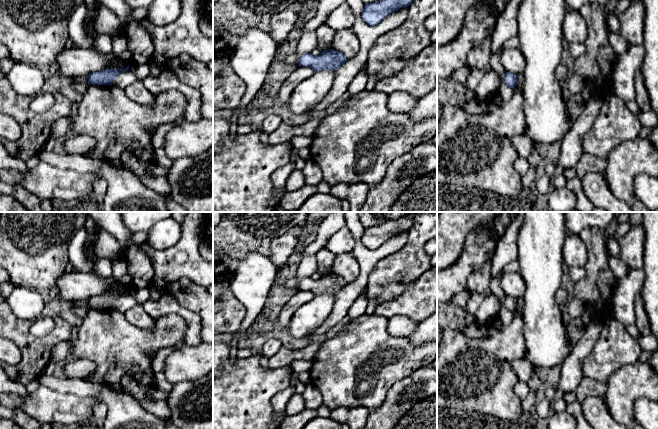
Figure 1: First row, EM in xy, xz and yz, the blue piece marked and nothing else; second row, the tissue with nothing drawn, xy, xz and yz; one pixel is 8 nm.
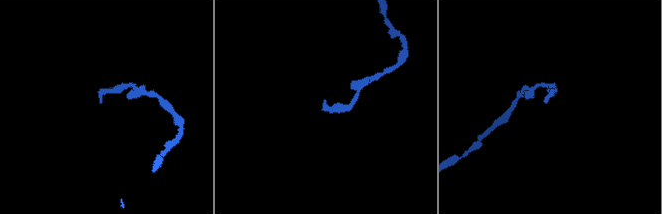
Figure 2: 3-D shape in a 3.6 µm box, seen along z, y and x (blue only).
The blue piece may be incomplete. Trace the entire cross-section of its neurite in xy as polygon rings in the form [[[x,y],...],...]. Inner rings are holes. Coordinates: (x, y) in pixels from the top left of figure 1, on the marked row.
[[[129,65],[124,69],[108,69],[91,73],[87,76],[89,85],[112,85],[114,79],[125,70],[129,70]]]

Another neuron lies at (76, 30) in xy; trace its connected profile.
[[[82,3],[69,18],[68,35],[73,45],[90,48],[93,45],[93,39],[85,34],[84,21],[87,15],[86,4]]]

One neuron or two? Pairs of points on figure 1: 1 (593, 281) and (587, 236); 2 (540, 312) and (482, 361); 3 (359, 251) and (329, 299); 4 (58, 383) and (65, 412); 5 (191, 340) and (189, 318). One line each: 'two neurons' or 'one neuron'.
1: one neuron
2: two neurons
3: two neurons
4: two neurons
5: one neuron

